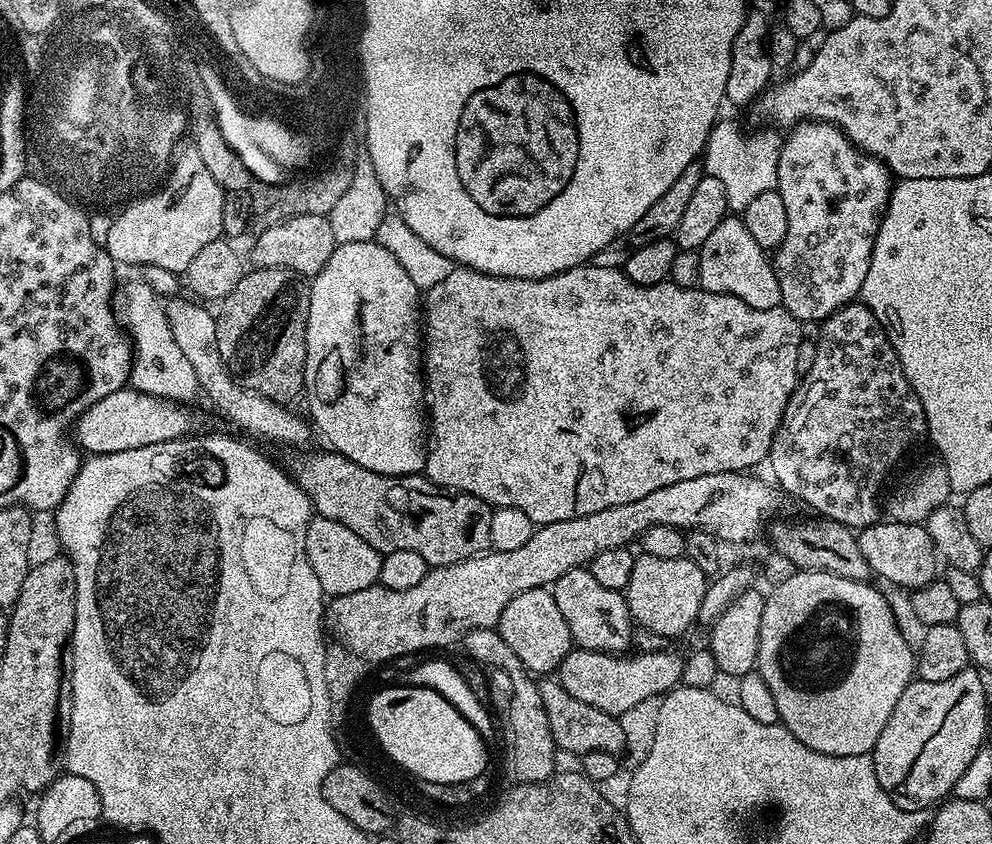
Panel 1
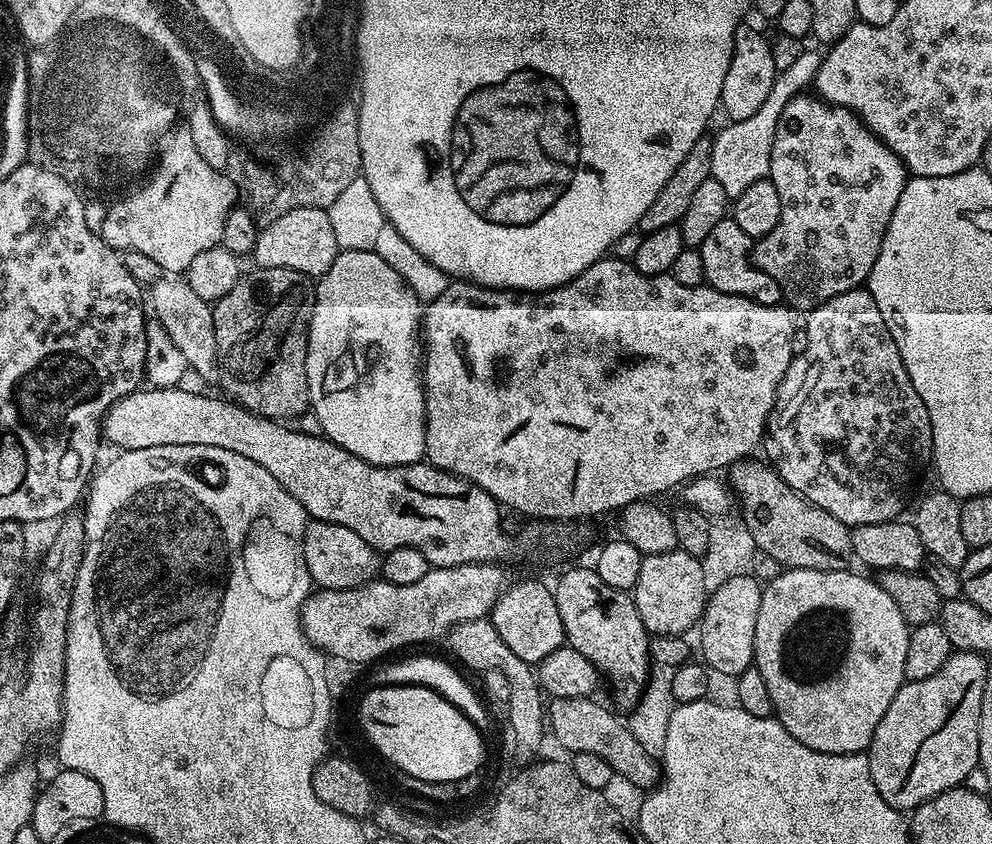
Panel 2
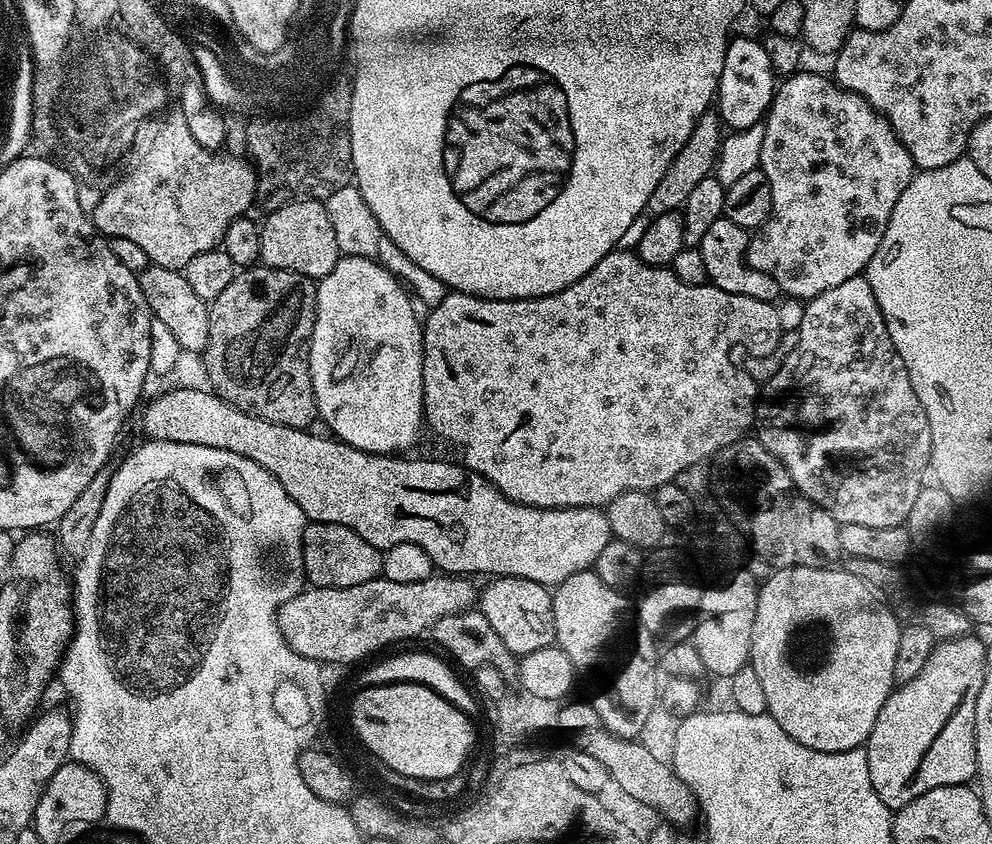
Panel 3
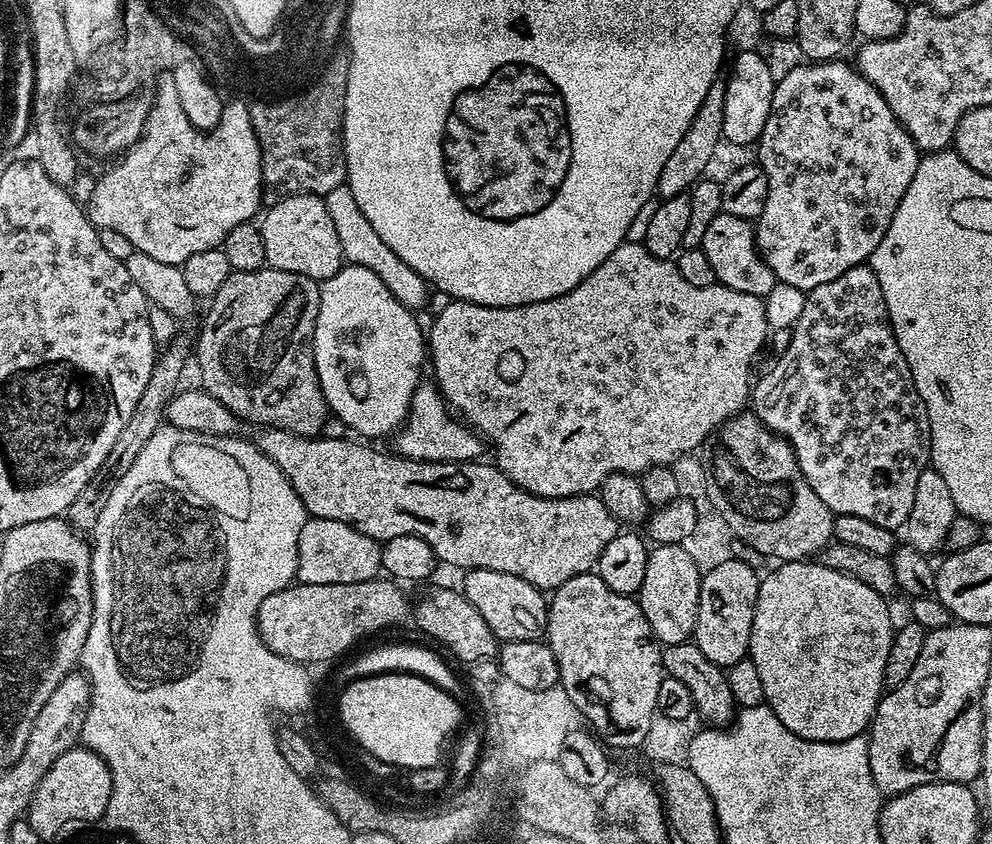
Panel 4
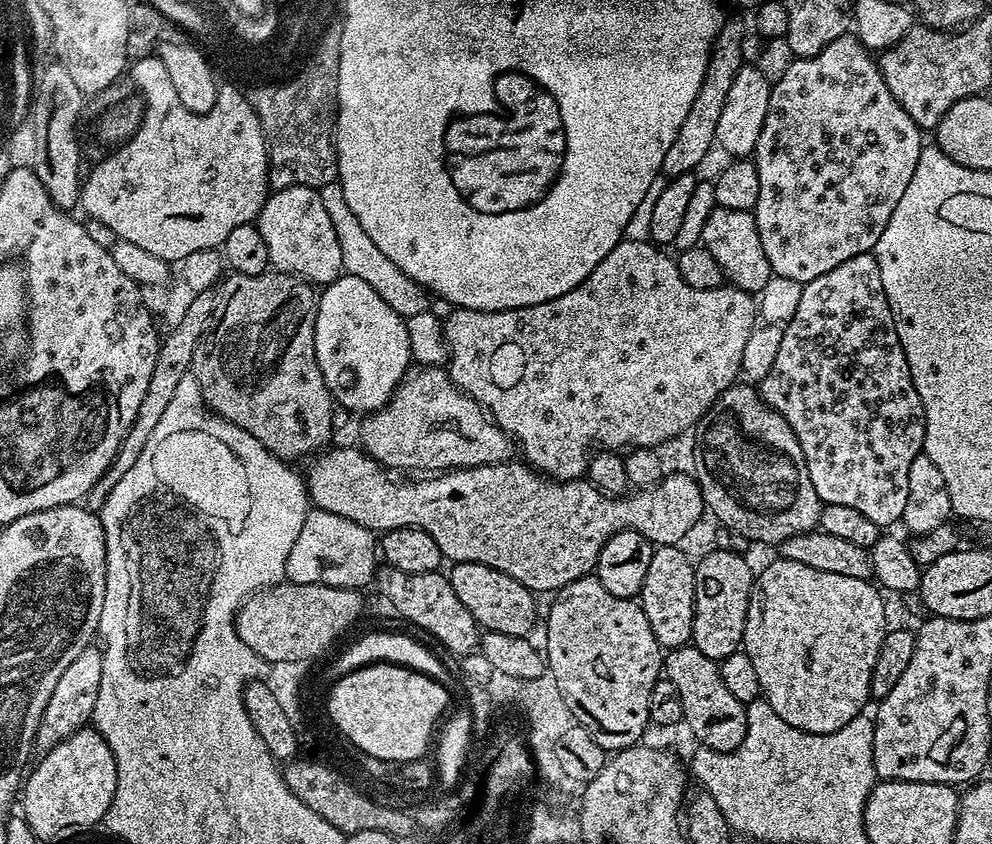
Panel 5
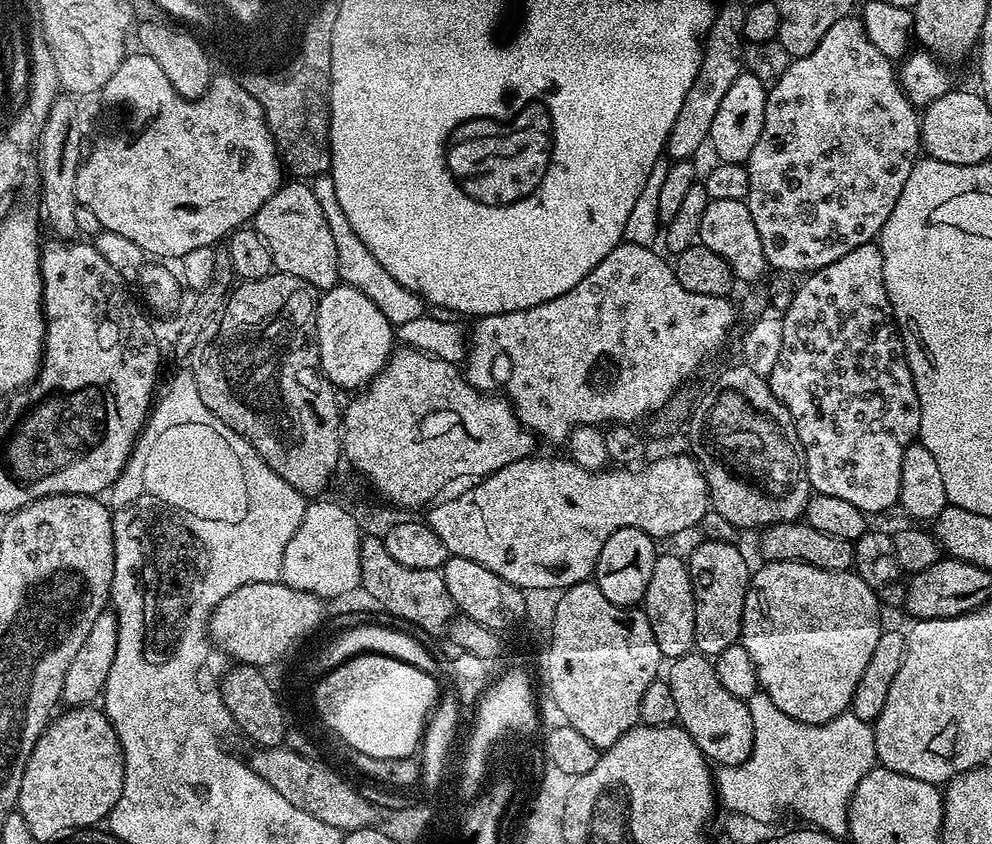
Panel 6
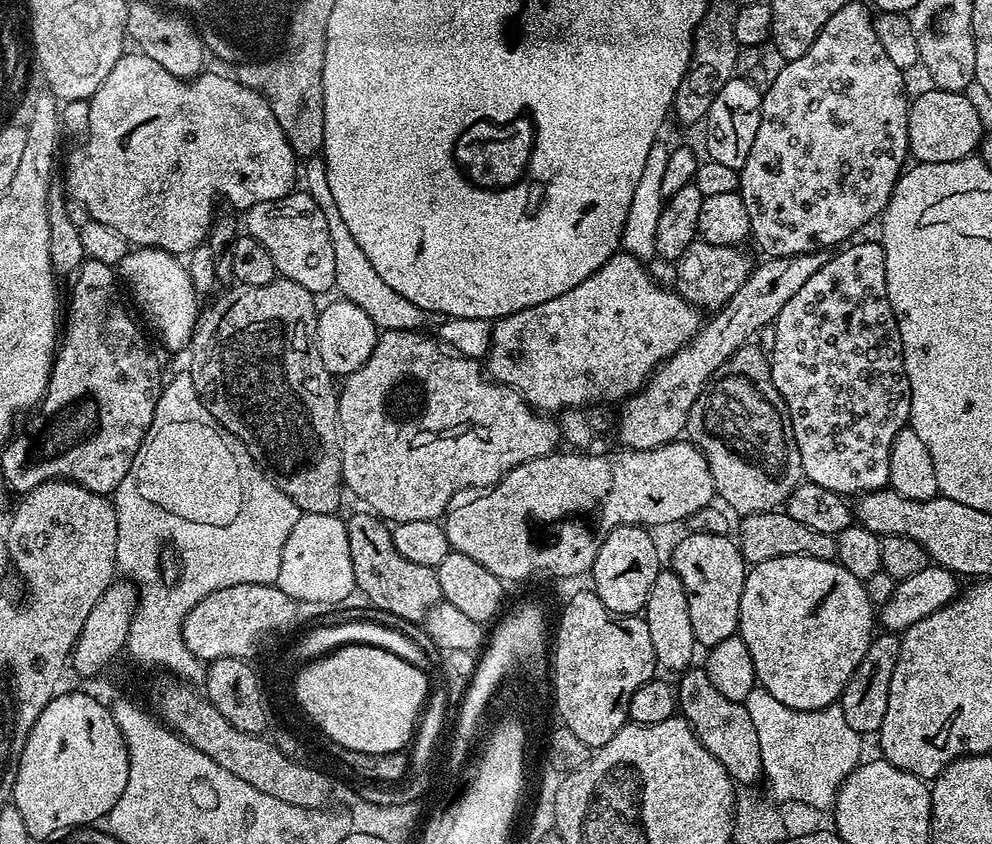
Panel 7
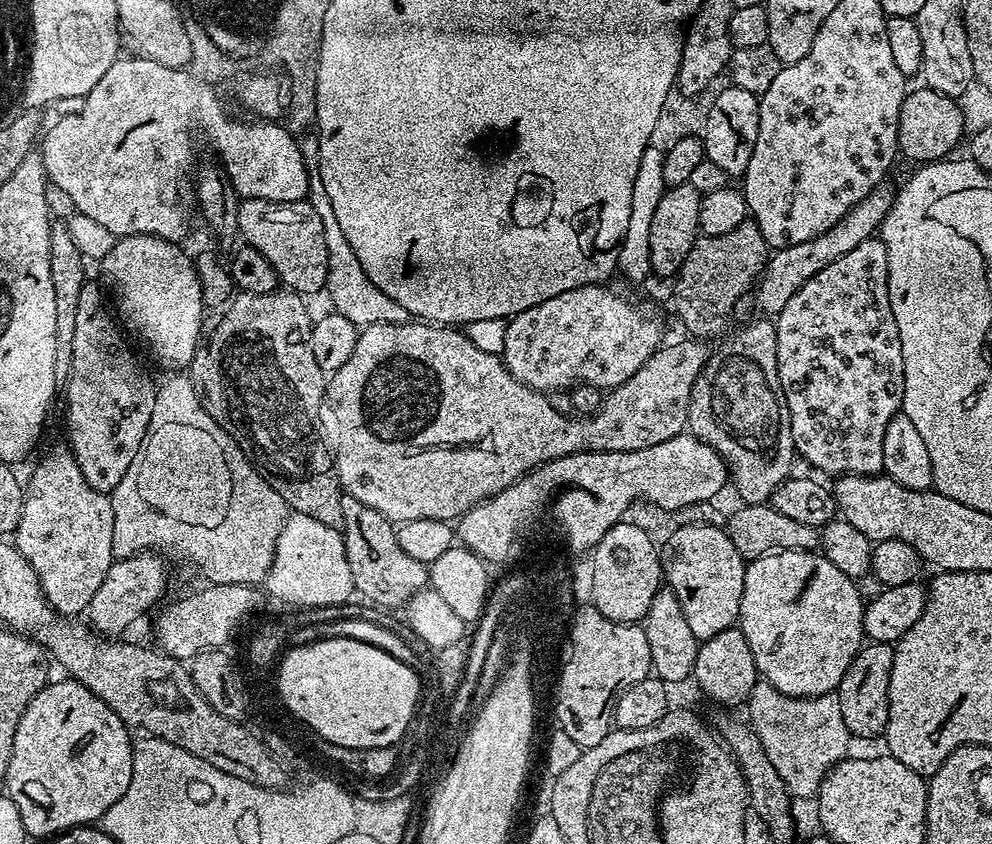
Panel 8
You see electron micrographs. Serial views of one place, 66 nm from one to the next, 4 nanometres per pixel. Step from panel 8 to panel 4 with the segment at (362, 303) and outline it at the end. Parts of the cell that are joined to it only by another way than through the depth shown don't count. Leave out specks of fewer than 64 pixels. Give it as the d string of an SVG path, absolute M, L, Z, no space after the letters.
M347 183L334 188L330 193L322 196L326 210L330 210L330 218L334 222L334 231L338 234L338 242L342 242L342 254L348 264L357 264L364 266L366 270L372 270L386 282L386 290L402 302L402 306L413 310L420 310L429 303L430 286L382 238L378 238L378 233L374 231L374 226L370 226L370 221L366 219L366 214L358 210L358 202L354 202L354 194L348 189Z

